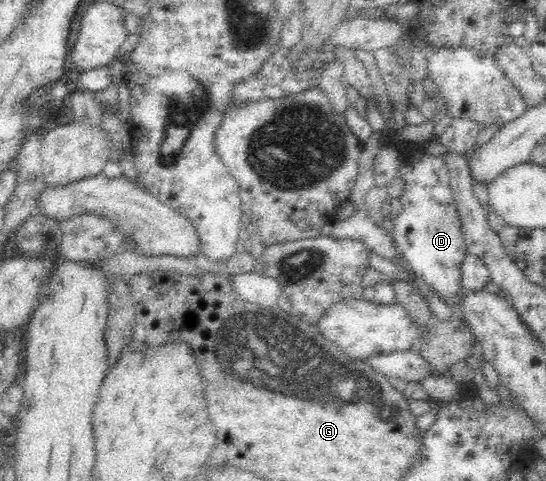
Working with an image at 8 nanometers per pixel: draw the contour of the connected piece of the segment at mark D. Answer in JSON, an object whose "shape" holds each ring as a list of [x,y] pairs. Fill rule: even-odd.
{"shape":[[[381,134],[380,141],[381,147],[396,144],[405,156],[398,170],[398,176],[404,184],[403,193],[398,196],[402,209],[392,219],[390,232],[394,246],[418,277],[431,285],[431,289],[437,291],[441,299],[451,306],[456,306],[463,292],[460,285],[460,262],[467,249],[445,159],[425,153],[426,144],[403,141],[396,135],[383,137]]]}

